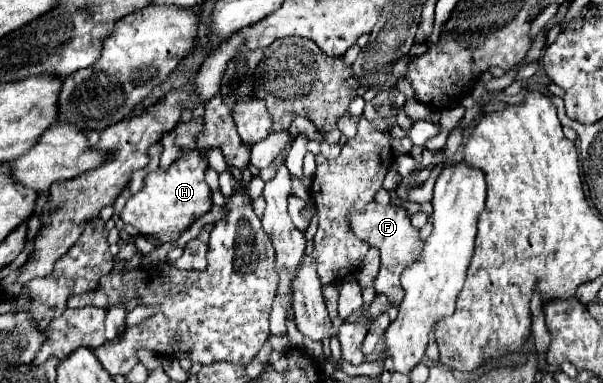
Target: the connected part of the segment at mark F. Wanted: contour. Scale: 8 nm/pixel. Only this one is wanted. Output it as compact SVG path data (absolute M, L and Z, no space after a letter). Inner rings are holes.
M376 201L368 203L364 207L364 211L352 209L348 213L348 221L350 221L350 227L354 229L354 233L358 237L366 237L366 243L380 251L382 265L380 265L380 273L374 281L376 293L384 293L390 303L400 305L402 297L404 297L404 289L400 285L400 273L406 269L406 265L410 265L418 257L418 253L422 249L420 231L410 225L410 217L402 207L396 207L396 205L390 205L390 203L380 205Z

